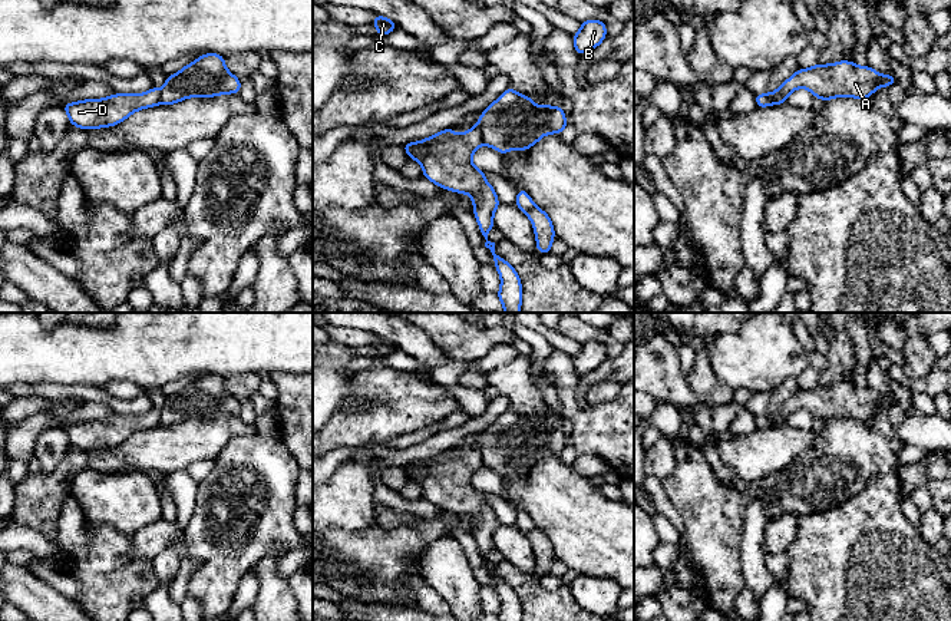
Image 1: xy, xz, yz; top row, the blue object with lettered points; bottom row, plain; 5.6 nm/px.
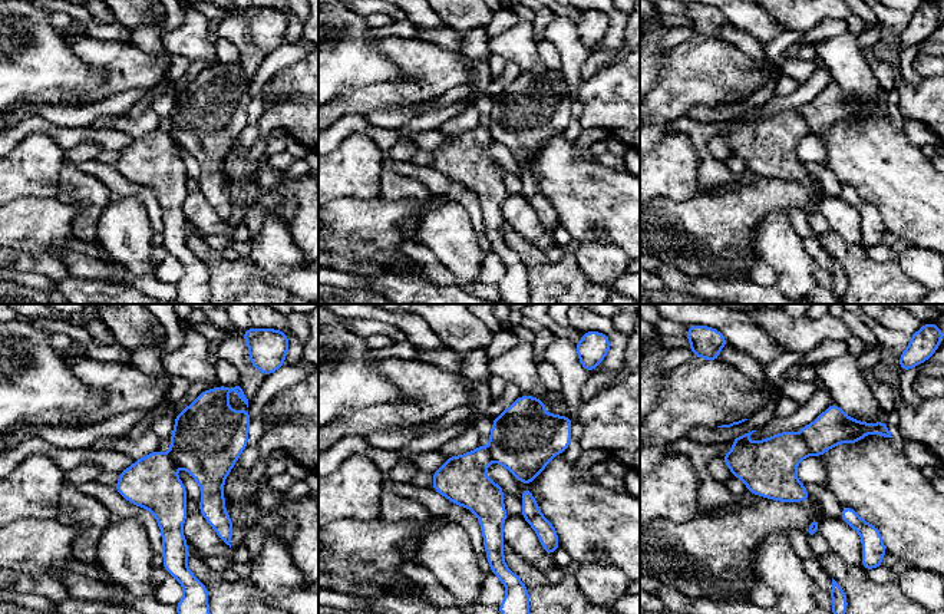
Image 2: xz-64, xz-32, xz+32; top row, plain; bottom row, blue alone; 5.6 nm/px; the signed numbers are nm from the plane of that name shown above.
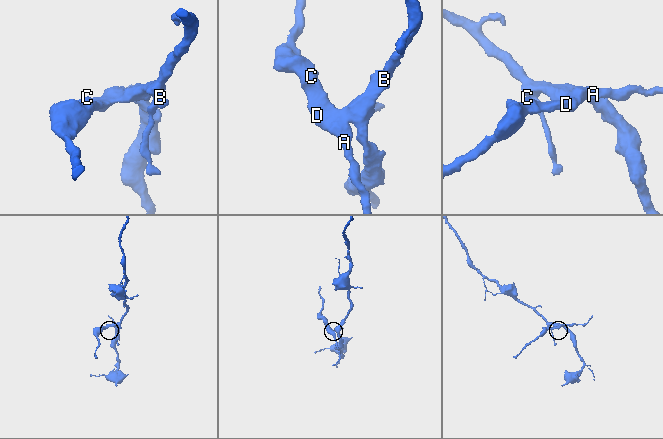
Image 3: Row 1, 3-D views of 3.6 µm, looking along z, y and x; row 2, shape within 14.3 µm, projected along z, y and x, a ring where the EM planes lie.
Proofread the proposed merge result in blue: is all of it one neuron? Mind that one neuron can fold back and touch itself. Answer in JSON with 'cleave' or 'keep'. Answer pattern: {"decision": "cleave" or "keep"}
{"decision": "cleave"}

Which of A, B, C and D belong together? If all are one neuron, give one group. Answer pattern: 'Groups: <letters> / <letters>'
Groups: A C D / B

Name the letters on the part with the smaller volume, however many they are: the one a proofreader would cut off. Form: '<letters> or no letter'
A, C, D

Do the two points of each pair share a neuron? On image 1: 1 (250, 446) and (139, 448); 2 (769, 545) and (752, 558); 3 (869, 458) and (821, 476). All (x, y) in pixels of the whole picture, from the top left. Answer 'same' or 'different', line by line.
1: different
2: different
3: same

